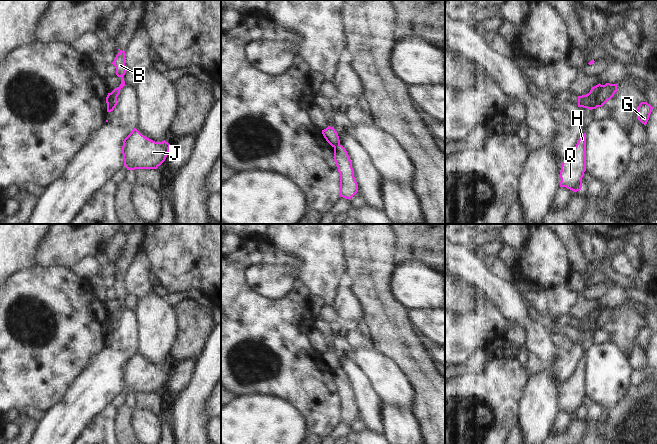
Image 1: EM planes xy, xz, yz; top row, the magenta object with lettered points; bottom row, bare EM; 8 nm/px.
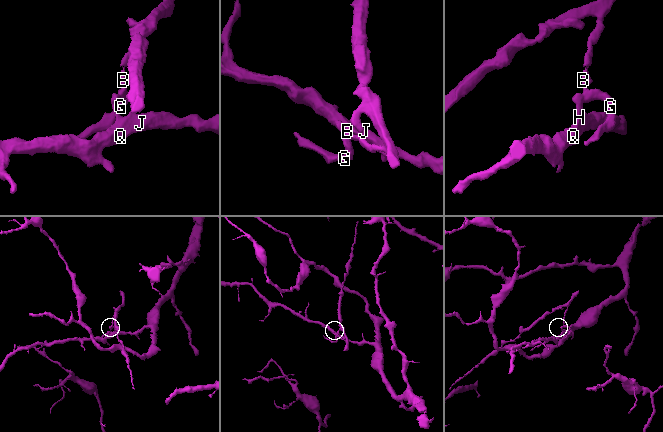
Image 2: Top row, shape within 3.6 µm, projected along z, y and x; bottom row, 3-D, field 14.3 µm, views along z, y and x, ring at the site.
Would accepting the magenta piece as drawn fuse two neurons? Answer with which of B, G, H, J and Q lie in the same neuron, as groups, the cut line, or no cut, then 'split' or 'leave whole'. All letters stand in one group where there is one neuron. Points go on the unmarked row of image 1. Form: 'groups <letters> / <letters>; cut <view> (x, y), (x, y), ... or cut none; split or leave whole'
groups B G / H J Q; cut yz (588, 317), (591, 332); split

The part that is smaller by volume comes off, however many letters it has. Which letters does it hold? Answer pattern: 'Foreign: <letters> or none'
Foreign: B, G

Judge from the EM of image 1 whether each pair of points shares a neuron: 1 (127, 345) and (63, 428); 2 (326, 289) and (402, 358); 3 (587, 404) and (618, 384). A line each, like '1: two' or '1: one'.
1: two
2: two
3: two

